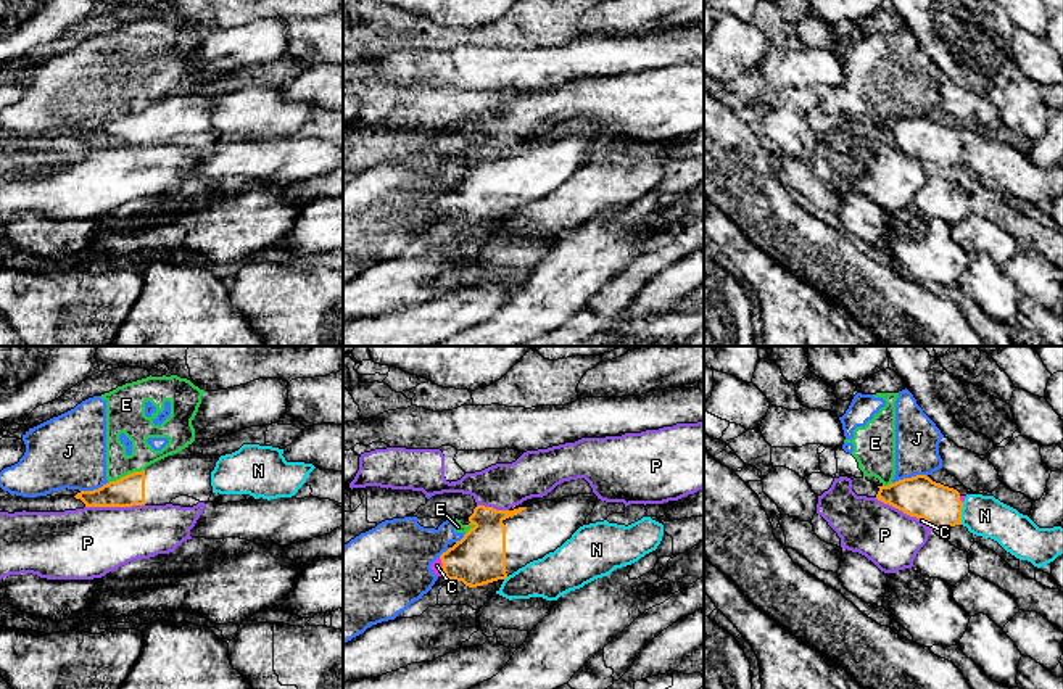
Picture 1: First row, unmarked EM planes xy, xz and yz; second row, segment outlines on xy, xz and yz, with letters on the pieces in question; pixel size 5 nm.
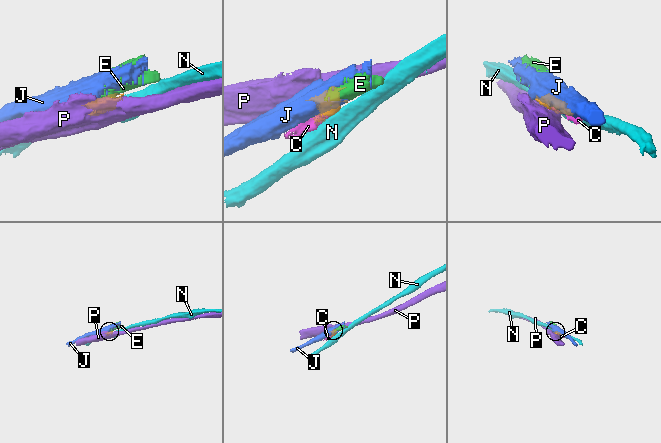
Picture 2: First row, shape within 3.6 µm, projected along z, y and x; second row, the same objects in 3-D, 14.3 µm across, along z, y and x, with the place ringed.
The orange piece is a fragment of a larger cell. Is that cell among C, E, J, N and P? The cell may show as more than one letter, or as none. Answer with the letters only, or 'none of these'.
C

